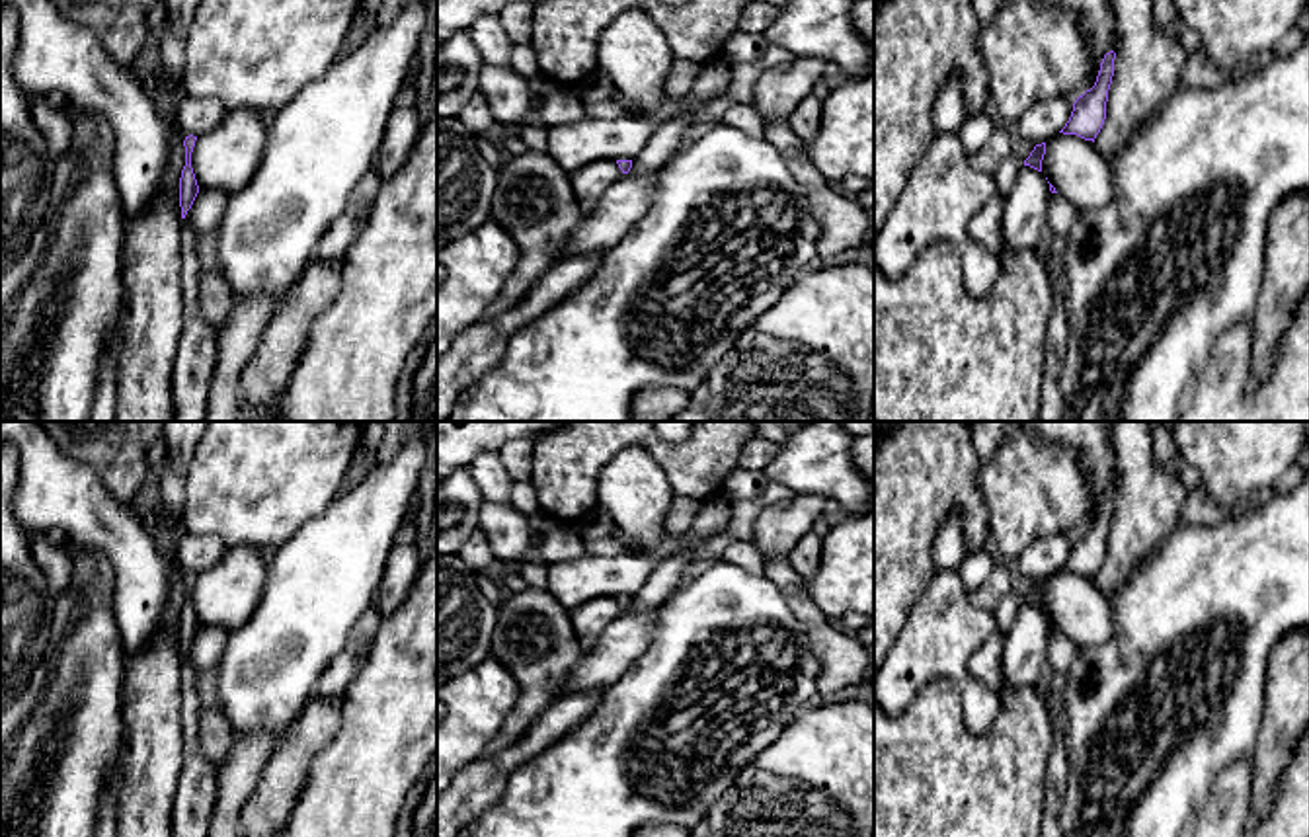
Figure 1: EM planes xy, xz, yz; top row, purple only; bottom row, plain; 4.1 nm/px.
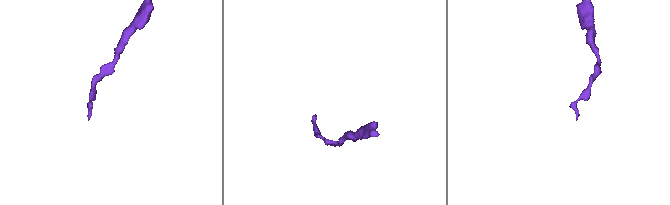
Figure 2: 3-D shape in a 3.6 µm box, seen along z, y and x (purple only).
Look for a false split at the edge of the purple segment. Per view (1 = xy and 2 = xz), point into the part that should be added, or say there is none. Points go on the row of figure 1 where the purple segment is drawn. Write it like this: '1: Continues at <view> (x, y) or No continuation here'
1: No continuation here
2: No continuation here

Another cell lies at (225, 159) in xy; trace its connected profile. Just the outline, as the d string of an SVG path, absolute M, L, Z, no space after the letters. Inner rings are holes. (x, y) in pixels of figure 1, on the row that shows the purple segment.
M259 109L228 111L220 125L197 137L191 168L199 189L236 193L250 185L271 115Z

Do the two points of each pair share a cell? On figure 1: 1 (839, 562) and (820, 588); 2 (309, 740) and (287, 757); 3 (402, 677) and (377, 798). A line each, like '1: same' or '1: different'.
1: same
2: same
3: same

